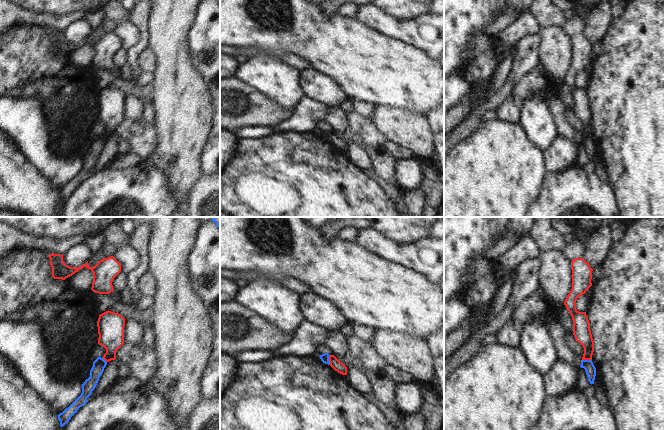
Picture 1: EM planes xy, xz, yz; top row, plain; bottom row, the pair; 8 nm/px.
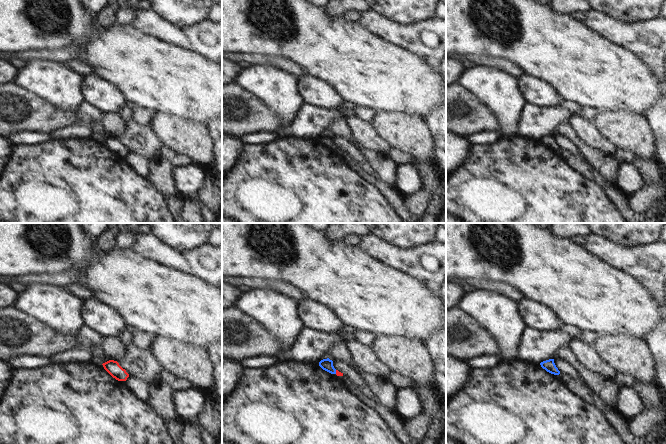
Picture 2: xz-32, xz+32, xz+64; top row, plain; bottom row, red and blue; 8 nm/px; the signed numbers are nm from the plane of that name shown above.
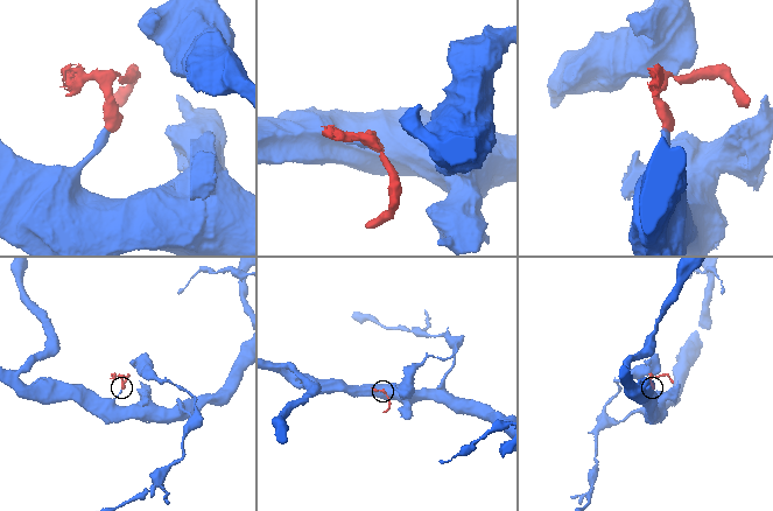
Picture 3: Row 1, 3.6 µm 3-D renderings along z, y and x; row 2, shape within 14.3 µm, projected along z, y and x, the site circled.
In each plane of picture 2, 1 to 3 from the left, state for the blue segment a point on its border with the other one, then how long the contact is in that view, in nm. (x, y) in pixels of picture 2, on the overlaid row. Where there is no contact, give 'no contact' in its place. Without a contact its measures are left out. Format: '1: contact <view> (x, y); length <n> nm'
1: no contact
2: contact xz+32 (336, 372); length 30 nm
3: no contact

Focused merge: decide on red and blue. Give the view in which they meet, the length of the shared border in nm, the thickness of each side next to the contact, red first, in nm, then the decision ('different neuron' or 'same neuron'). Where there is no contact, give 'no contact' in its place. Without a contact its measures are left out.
xz | 80 nm | 90/70 nm | different neuron

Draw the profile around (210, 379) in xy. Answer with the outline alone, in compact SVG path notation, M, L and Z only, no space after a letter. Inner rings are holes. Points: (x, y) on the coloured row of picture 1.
M219 305L208 307L213 322L213 346L200 380L201 399L220 398L220 312Z

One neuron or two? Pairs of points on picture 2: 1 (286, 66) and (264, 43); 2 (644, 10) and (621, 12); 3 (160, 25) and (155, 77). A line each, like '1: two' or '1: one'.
1: two
2: one
3: two

